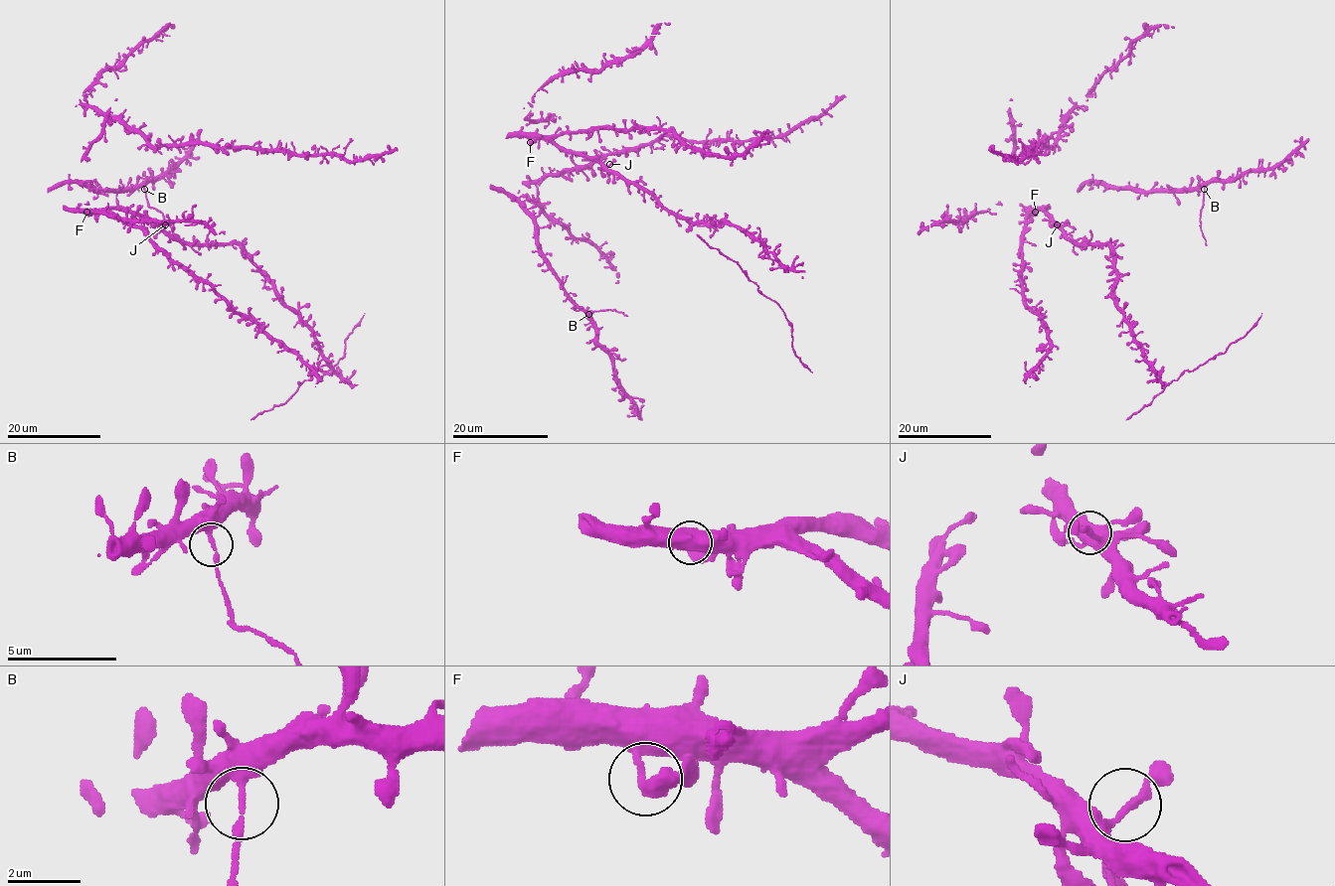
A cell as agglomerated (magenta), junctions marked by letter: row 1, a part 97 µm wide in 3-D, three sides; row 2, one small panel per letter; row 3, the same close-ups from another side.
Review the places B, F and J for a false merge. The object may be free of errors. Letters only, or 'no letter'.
B

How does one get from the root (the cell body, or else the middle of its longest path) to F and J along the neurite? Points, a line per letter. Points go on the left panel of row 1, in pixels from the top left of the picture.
F: (152, 222), (116, 210), (86, 212)
J: (152, 222), (165, 224)

